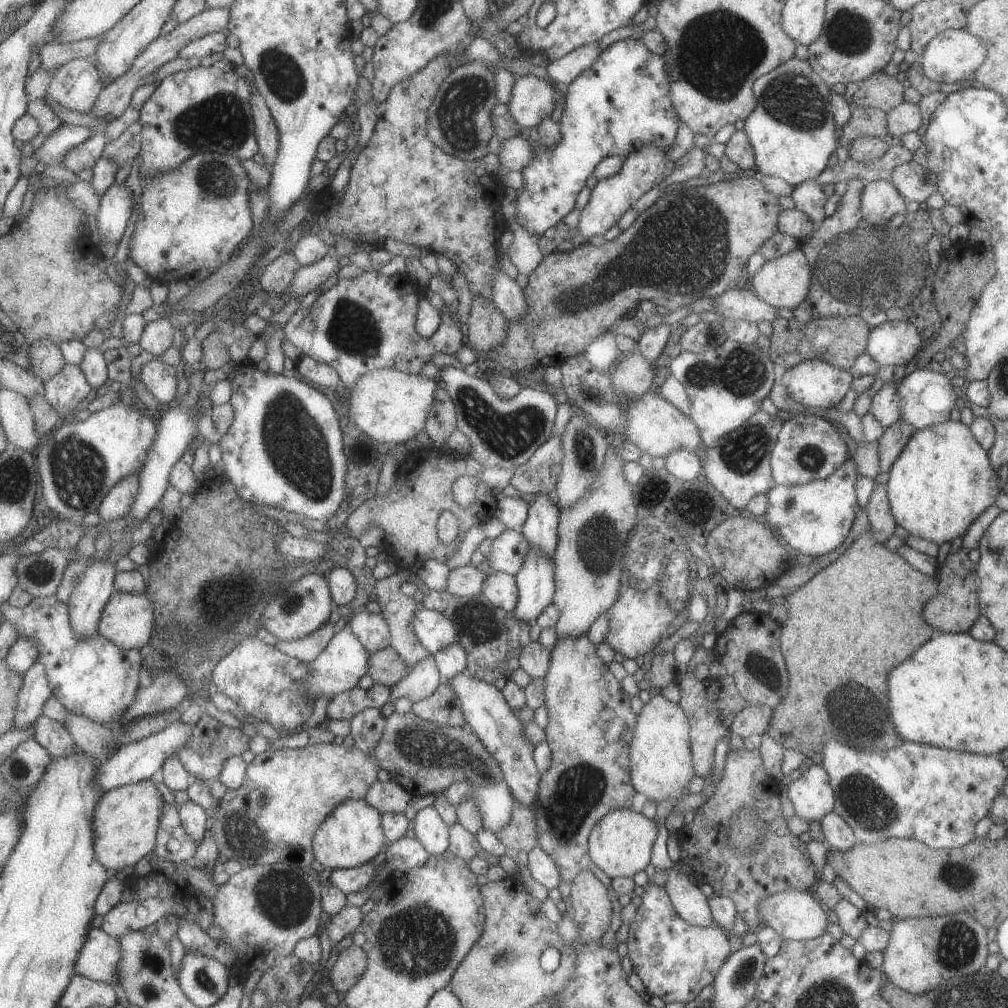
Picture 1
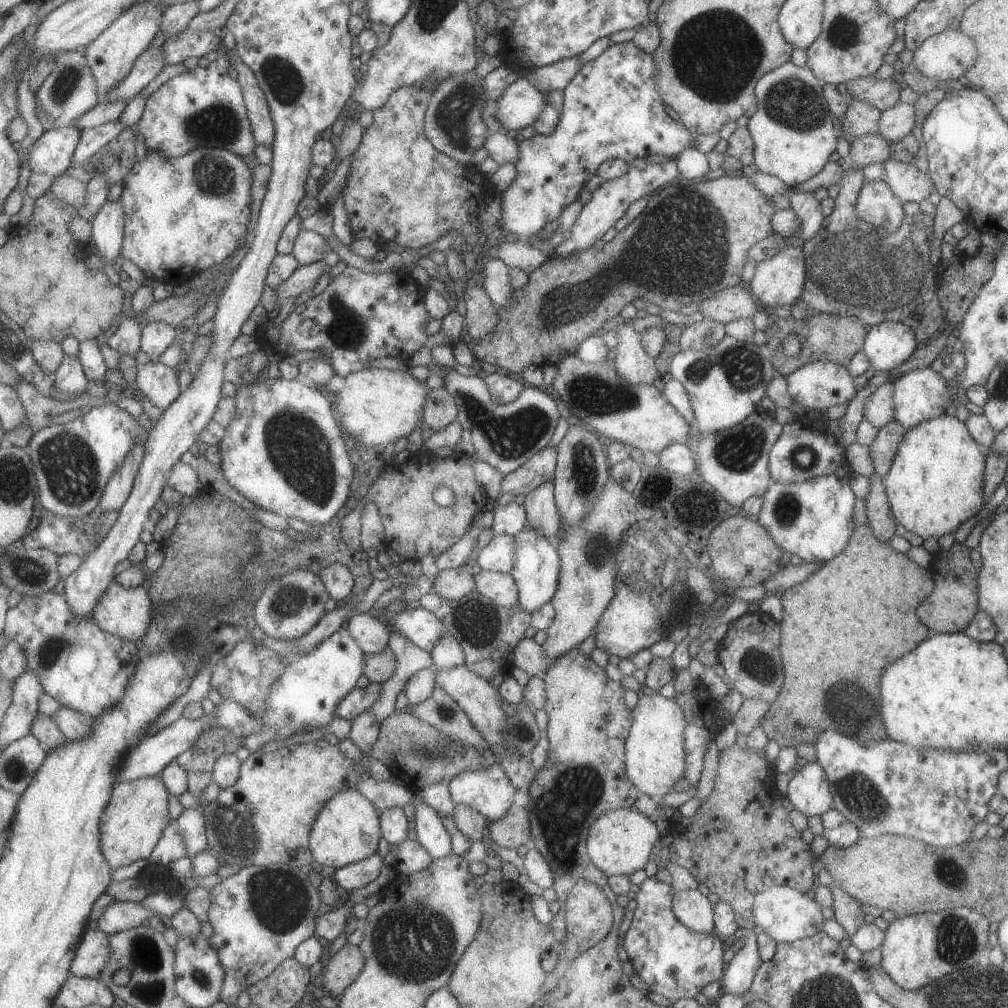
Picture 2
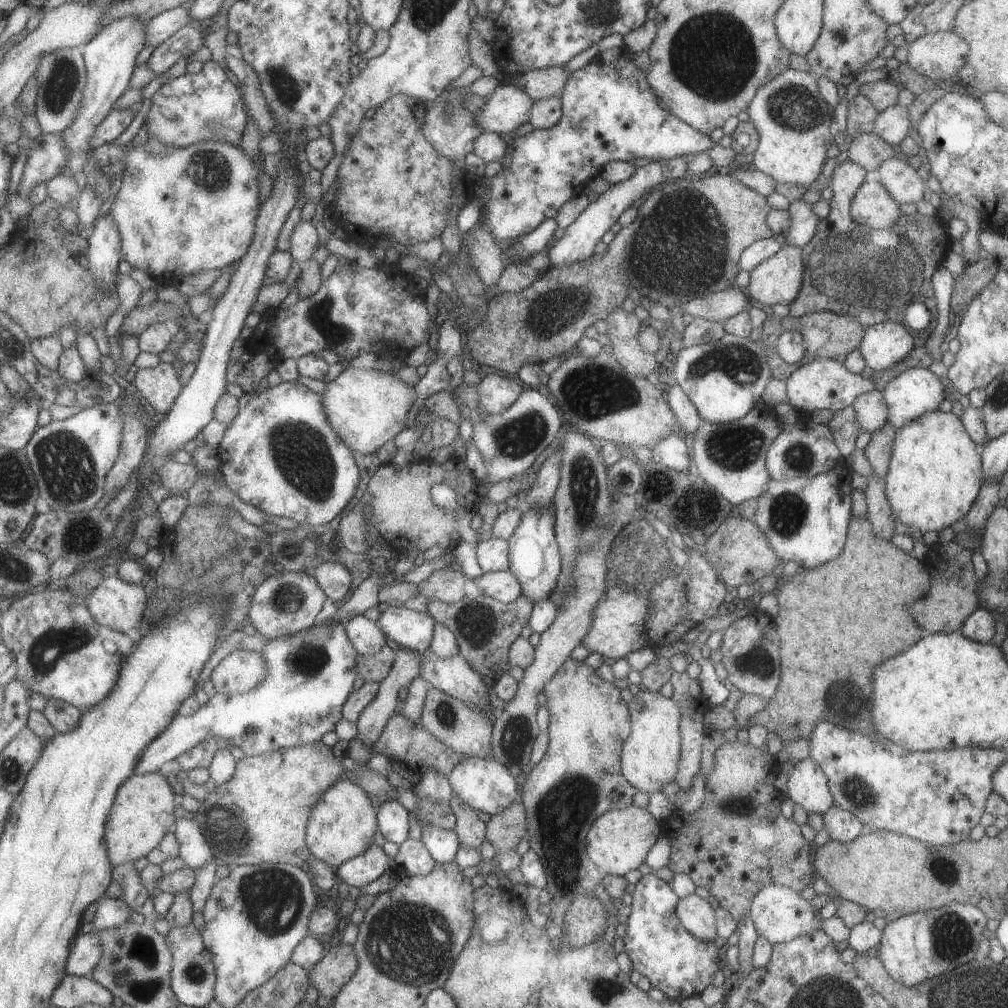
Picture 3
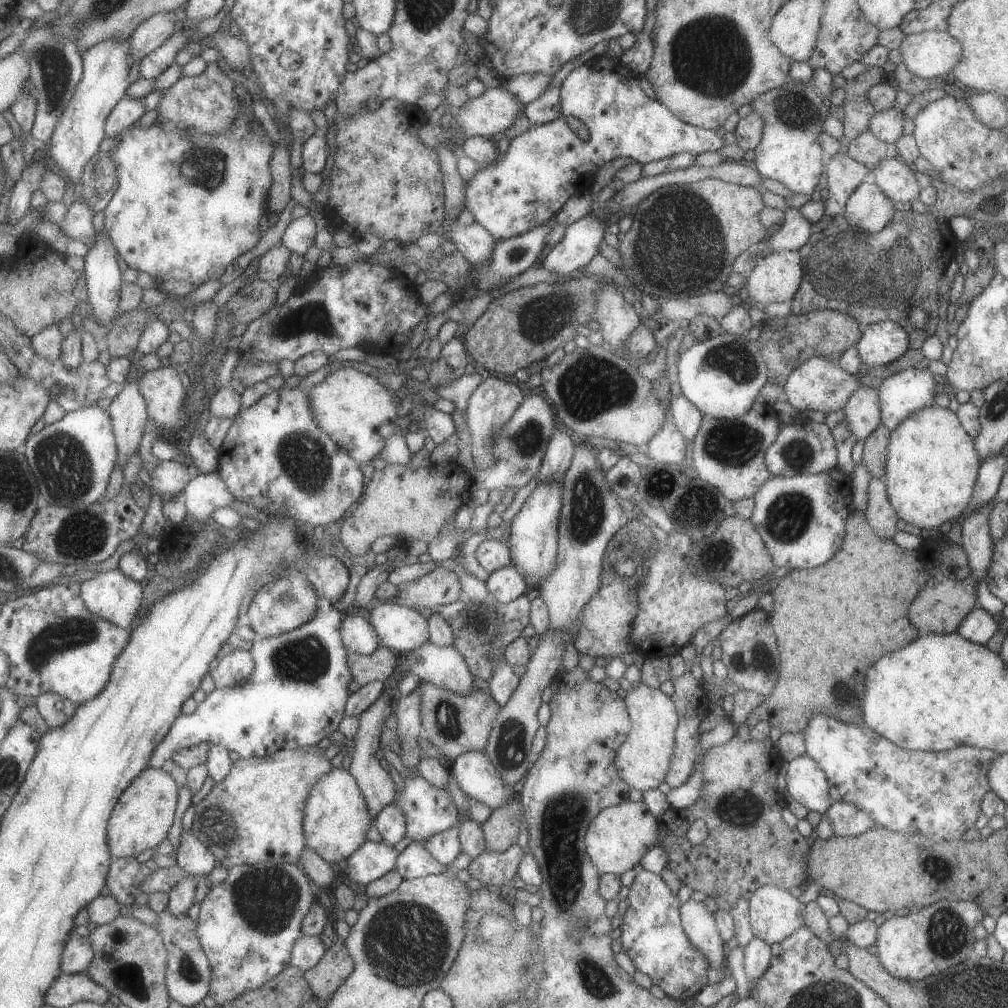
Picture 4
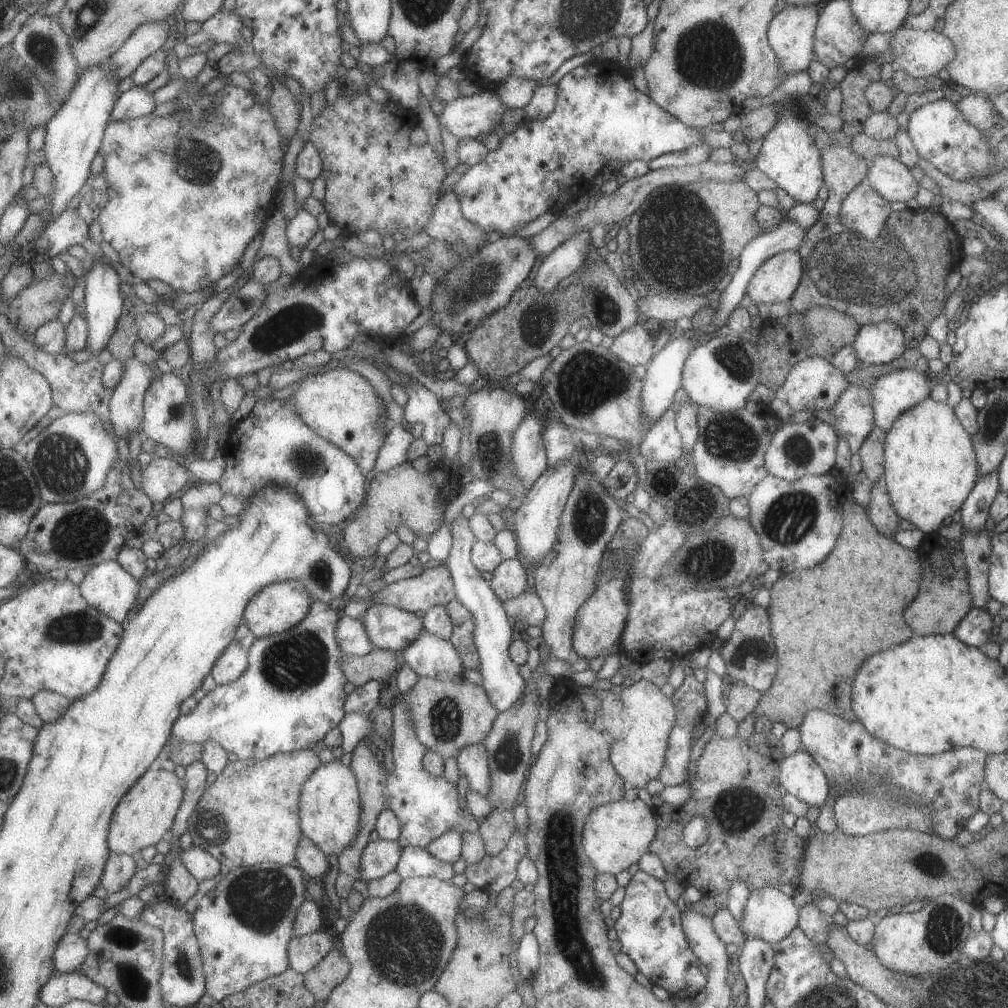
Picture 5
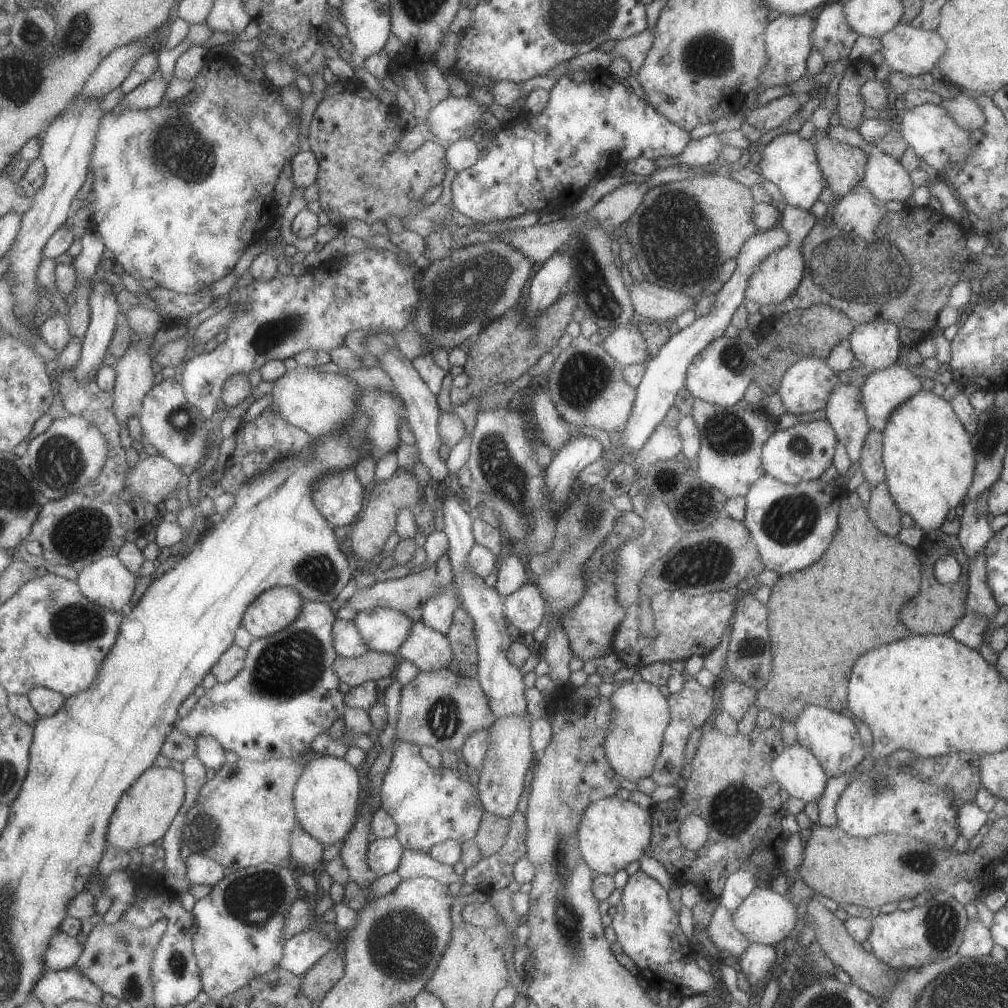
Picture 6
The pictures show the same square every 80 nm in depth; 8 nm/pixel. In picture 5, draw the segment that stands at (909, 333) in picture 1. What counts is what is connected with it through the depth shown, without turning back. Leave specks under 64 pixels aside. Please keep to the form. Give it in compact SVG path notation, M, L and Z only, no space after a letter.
M891 321L861 325L851 346L865 365L882 365L895 360L905 349L904 332Z

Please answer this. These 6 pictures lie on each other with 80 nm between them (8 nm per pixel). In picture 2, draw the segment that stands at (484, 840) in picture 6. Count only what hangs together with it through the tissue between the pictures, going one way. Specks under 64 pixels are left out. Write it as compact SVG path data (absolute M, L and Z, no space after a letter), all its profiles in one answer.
M512 803L505 816L502 816L499 820L493 821L487 825L488 836L491 842L502 846L503 848L519 848L521 845L531 846L532 836L530 833L530 822L525 807Z

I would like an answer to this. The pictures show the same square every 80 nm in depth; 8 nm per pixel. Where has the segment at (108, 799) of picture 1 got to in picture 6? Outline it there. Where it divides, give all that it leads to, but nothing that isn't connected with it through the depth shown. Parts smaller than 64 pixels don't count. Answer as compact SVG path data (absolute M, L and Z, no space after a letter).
M153 766L124 794L109 825L108 843L131 852L164 838L186 799L185 775L171 767Z

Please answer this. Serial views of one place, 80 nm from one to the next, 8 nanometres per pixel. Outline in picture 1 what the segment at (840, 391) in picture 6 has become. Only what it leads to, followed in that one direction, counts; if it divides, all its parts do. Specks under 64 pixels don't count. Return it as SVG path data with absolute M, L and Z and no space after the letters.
M885 382L879 388L879 391L871 398L871 406L868 411L883 429L900 421L901 402L899 402L899 396L891 383Z

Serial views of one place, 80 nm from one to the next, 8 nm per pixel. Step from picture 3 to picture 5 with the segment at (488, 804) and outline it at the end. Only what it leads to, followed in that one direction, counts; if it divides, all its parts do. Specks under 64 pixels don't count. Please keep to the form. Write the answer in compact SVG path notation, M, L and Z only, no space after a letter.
M481 743L464 746L454 760L459 774L467 781L468 790L487 797L490 789L490 770L485 747Z

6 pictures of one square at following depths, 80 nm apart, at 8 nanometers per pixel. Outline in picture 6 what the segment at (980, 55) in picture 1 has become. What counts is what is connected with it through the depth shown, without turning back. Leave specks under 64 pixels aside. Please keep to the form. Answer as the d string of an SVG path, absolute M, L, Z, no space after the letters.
M901 22L882 34L880 39L880 53L885 64L910 77L919 77L926 72L936 74L938 59L946 53L945 41L937 31Z

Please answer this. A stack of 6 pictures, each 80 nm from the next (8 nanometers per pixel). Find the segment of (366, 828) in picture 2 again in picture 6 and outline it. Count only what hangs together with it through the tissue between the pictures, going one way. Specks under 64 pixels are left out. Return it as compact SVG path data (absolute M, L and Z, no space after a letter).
M322 755L311 759L295 790L294 799L299 823L324 847L347 840L356 826L355 820L358 820L361 788L363 786L360 770L353 768L344 758Z

